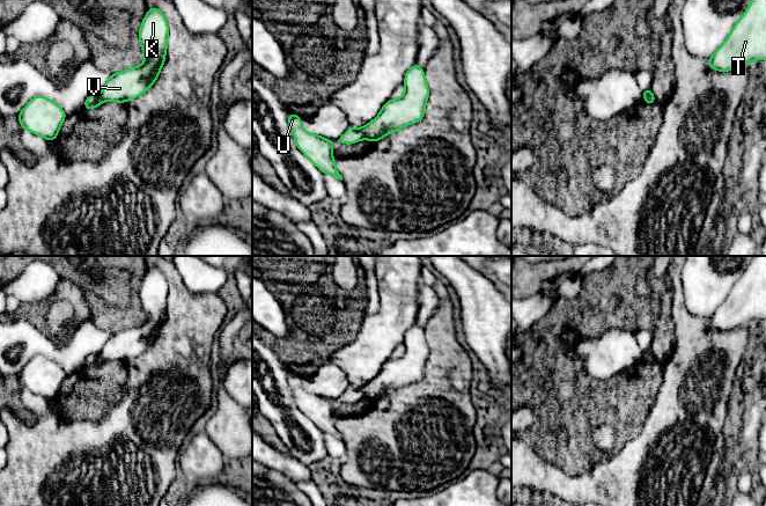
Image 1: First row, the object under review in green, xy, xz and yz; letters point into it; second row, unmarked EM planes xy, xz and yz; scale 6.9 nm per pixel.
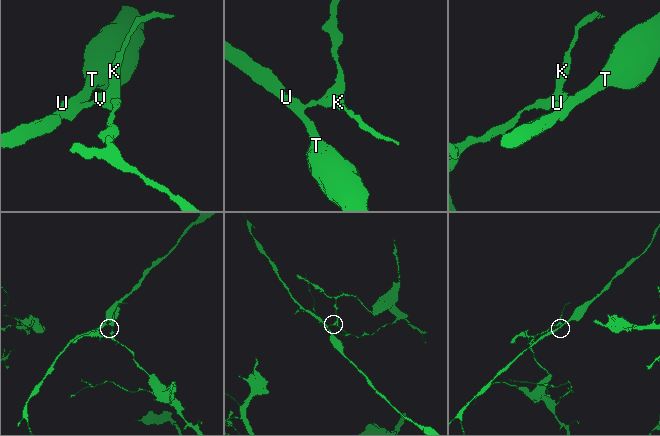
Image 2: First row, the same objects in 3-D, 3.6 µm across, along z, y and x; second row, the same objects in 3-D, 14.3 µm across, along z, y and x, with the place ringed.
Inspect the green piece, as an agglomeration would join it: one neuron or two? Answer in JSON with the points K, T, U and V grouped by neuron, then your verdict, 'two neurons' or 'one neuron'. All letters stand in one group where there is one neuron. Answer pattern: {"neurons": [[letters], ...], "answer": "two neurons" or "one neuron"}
{"neurons": [["K", "V"], ["T", "U"]], "answer": "two neurons"}

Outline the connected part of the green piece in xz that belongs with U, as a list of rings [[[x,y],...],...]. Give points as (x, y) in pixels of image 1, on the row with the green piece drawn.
[[[289,113],[287,123],[293,132],[297,148],[323,173],[338,177],[341,175],[333,162],[333,145],[327,138],[309,133],[302,129],[302,117]]]

